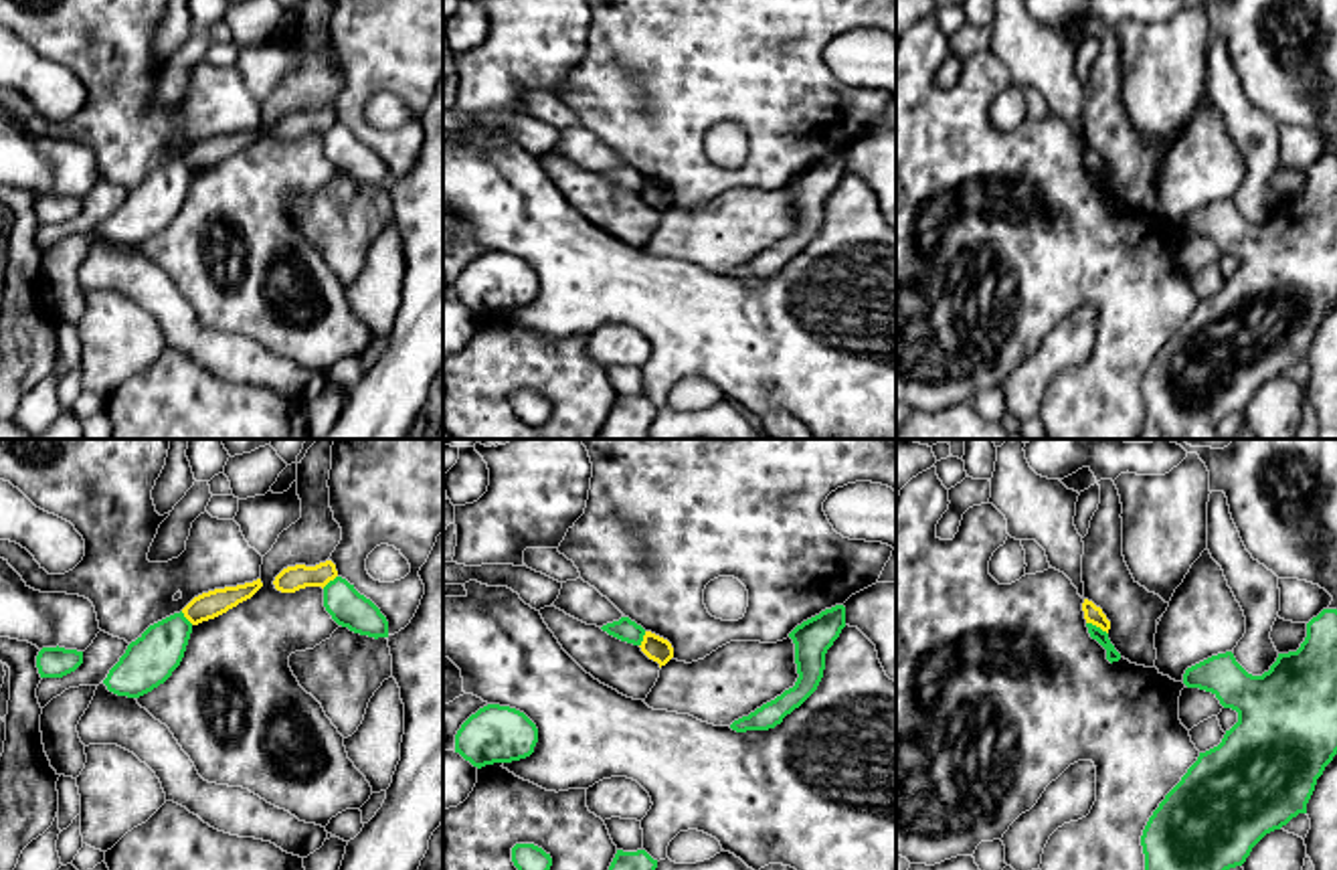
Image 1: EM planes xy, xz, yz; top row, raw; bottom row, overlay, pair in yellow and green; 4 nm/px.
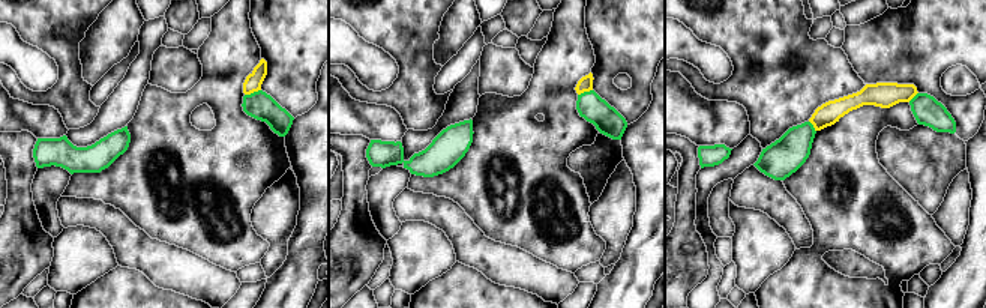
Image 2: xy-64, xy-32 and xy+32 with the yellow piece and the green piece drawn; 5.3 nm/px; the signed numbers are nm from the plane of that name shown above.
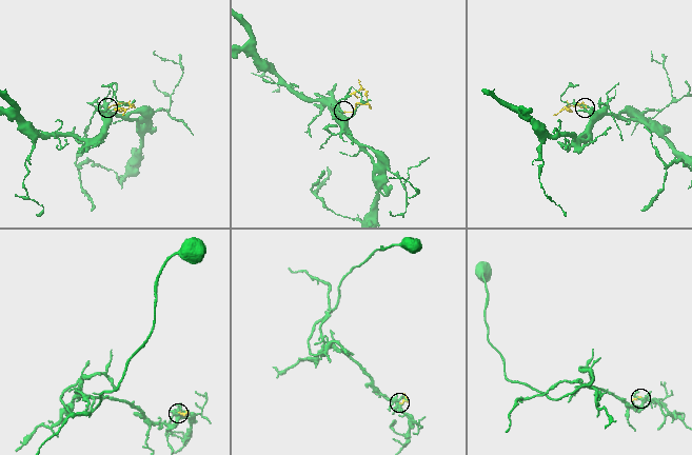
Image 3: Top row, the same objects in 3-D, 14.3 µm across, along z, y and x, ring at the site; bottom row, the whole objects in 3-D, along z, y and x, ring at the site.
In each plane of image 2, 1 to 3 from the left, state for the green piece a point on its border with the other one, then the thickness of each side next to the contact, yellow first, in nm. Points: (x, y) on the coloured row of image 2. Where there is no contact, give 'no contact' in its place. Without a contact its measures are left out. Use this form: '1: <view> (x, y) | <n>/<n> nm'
1: xy-64 (252, 92) | 90/150 nm
2: xy-32 (584, 90) | 80/150 nm
3: xy+32 (814, 126) | 120/200 nm

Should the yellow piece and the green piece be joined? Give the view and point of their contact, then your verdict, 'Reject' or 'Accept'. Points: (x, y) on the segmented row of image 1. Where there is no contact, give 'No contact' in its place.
Touches yellow at yz (1097, 626). Reject

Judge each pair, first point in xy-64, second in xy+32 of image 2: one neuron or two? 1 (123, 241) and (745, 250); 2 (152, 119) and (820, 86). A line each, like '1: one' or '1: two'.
1: two
2: two

